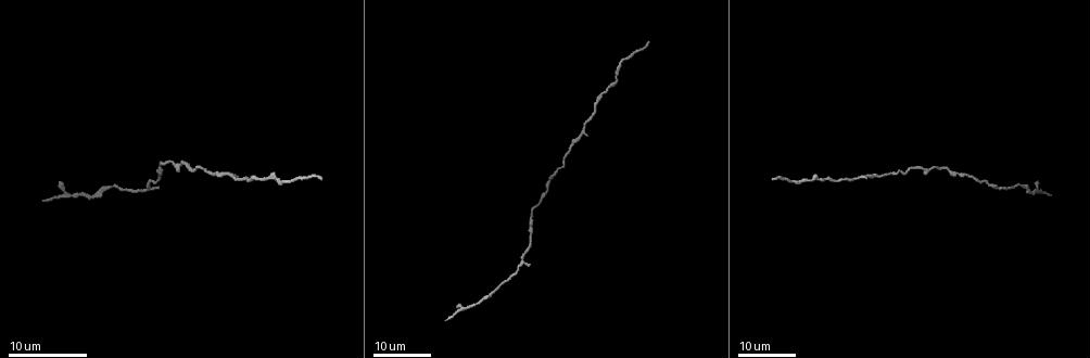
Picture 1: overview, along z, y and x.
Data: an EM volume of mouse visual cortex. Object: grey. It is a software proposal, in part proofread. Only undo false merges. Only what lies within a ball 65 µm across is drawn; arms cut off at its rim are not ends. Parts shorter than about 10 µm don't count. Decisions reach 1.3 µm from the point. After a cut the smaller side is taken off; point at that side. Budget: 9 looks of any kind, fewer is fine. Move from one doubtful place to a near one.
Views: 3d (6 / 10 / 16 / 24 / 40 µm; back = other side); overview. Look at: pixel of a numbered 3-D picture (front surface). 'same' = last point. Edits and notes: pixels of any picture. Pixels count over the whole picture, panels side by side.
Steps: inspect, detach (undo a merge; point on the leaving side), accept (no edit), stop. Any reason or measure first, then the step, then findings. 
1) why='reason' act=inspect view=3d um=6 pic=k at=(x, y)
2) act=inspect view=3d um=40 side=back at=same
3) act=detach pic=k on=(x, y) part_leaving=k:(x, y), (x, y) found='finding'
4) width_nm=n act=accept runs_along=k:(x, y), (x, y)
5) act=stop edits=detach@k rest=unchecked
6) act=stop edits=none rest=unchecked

why='two arms in line, one across' act=inspect view=3d um=24 pic=1 at=(94, 194)

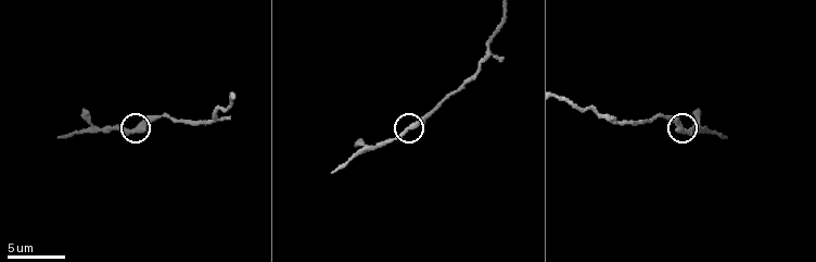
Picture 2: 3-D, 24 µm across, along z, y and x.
why='zoom in' act=inspect view=3d um=6 pic=2 at=(410, 129)

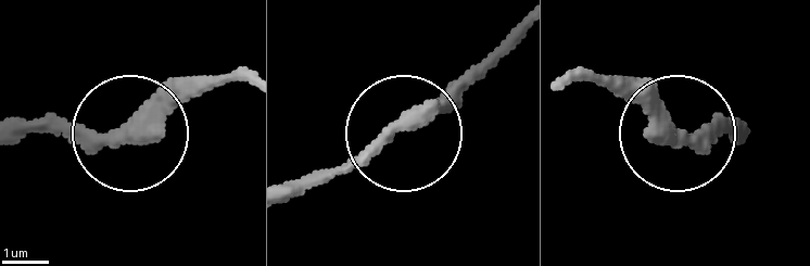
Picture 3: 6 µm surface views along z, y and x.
act=accept runs_along=3:(249, 85), (190, 85), (119, 139), (30, 127) found='one neuron here'

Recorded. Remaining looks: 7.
why='sudden change in width' act=inspect view=3d um=16 pic=1 at=(583, 129)

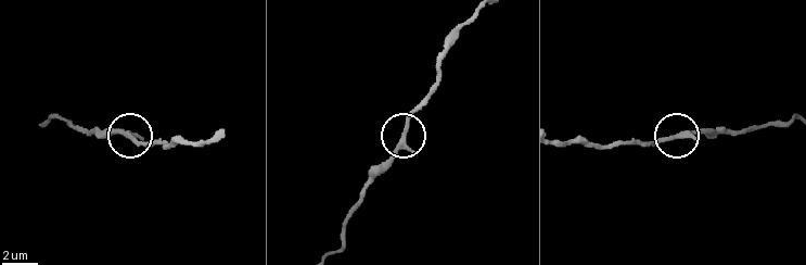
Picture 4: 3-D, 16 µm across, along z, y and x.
why='zoom in' act=inspect view=3d um=10 pic=4 at=(131, 139)

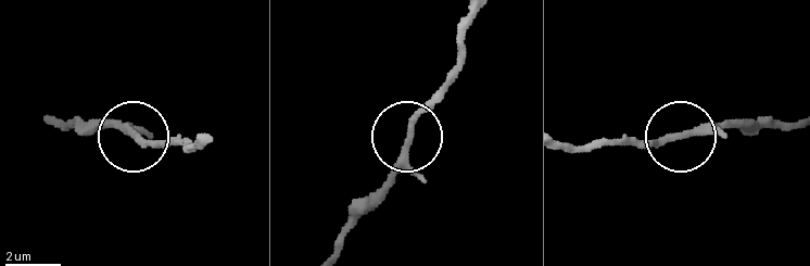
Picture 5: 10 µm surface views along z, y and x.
act=accept runs_along=5:(794, 122), (710, 122), (647, 142), (621, 142) found='continuous, no second neuron'

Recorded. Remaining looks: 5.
act=inspect view=3d um=16 pic=1 at=(919, 167)

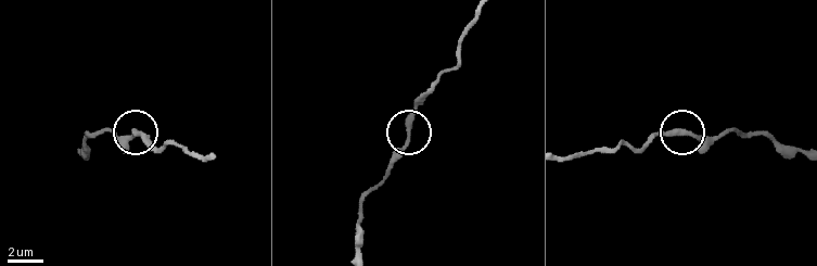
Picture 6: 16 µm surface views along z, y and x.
act=inspect view=3d um=6 pic=6 at=(682, 131)

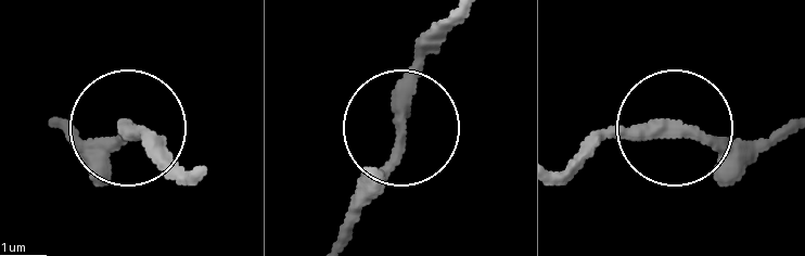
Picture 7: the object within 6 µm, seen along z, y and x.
act=accept runs_along=7:(401, 122), (393, 165), (346, 219) found='continuous, no second neuron'

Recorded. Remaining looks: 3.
why='a narrow waist' act=inspect view=3d um=24 pic=1 at=(616, 76)

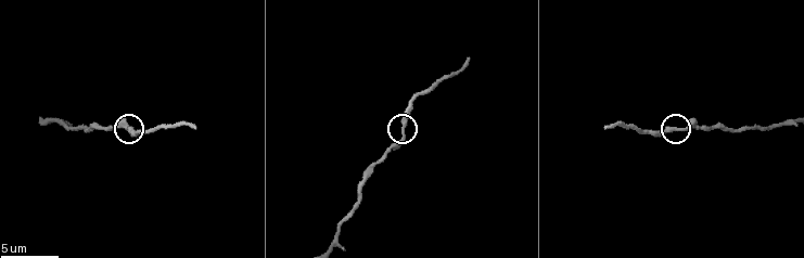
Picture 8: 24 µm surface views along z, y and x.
why='zoom in' act=inspect view=3d um=10 pic=8 at=(404, 132)

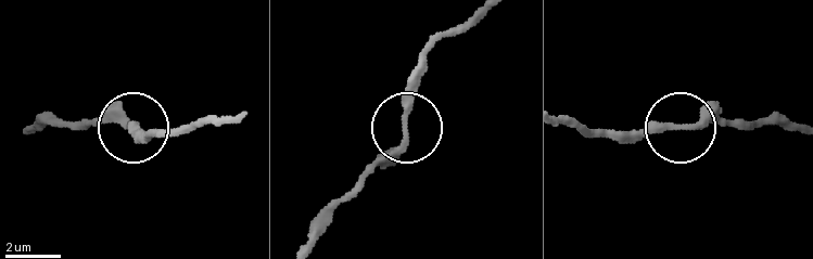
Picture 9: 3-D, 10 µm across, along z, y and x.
act=accept runs_along=9:(307, 241), (401, 142), (404, 101), (417, 53) found='continuous, no second neuron'

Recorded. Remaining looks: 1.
act=stop edits=none rest=unchecked

